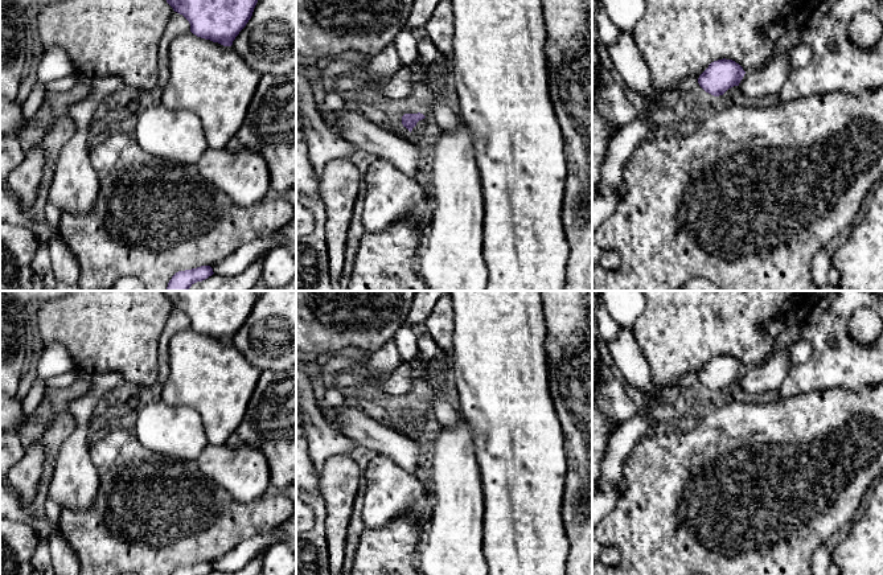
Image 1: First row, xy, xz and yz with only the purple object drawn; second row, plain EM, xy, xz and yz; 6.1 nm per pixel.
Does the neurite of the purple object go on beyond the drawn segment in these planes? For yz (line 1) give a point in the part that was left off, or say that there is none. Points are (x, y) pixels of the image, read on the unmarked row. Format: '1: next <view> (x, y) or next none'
1: next none

